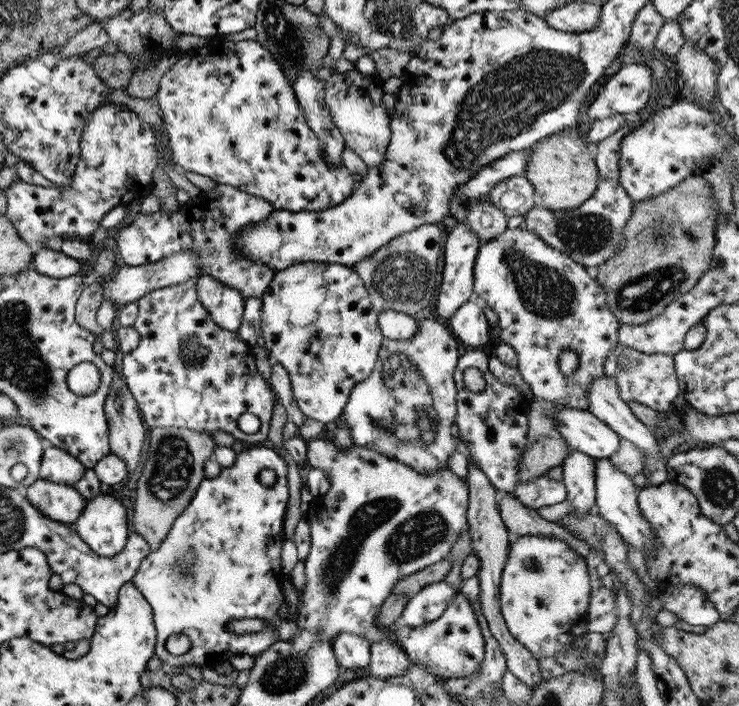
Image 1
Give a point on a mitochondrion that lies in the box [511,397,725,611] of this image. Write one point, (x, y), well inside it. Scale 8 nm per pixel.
(529, 563)

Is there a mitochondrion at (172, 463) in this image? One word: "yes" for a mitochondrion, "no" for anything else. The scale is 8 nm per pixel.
yes

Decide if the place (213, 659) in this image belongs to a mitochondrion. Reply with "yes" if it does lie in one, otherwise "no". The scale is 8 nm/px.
no

